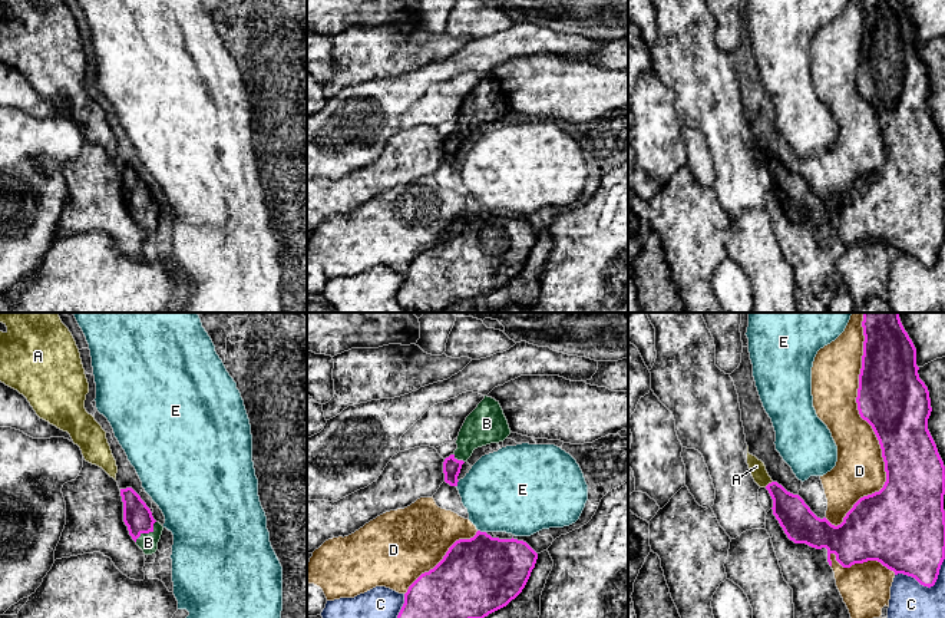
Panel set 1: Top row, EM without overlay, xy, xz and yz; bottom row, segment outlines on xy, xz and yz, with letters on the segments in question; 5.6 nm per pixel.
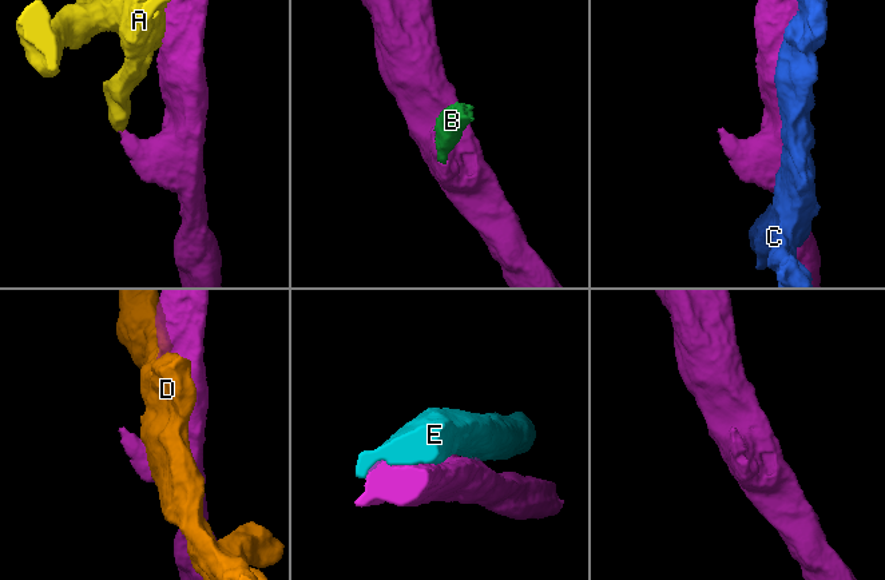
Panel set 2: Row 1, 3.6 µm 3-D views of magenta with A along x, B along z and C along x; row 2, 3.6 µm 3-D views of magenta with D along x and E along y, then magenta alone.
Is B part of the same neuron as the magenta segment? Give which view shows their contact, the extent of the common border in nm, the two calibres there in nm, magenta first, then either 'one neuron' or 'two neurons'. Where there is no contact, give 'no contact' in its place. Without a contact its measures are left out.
xy | 170 nm | 160/110 nm | one neuron

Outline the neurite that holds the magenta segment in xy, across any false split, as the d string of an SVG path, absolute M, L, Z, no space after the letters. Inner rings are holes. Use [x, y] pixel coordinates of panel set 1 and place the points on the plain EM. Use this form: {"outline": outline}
{"outline": "M132 166L120 168L120 175L129 214L145 234L155 232L163 205L153 198L151 188Z"}

